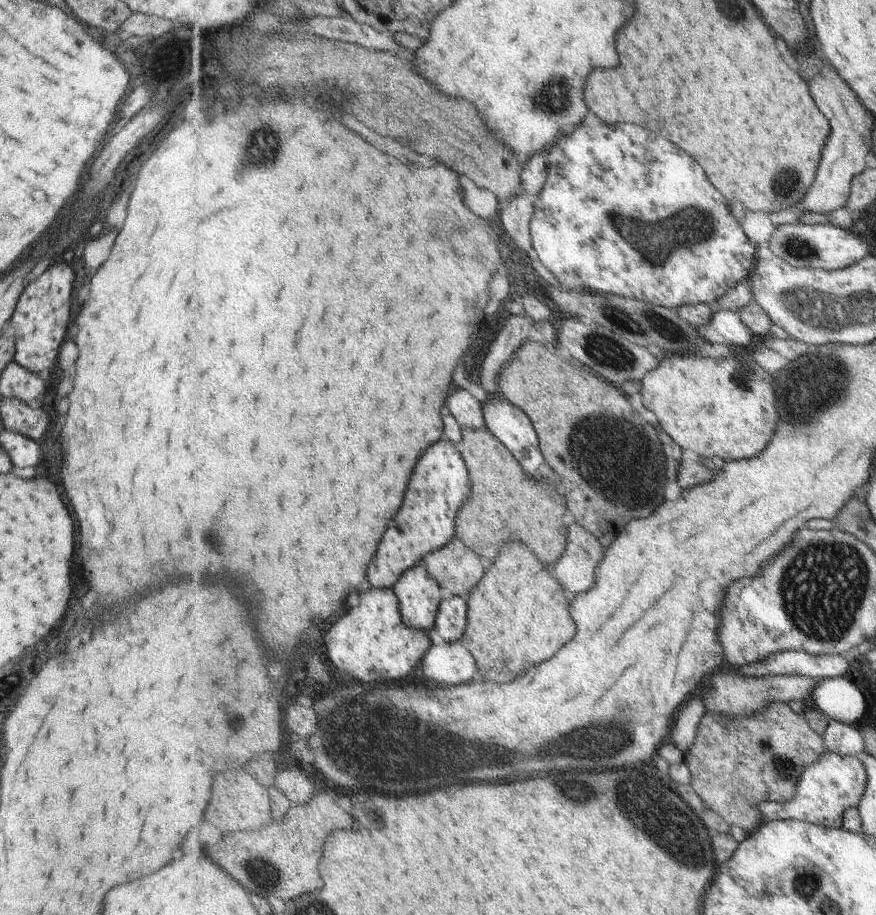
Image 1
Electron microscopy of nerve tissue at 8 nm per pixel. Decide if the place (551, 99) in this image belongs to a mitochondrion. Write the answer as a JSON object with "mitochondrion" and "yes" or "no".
{"mitochondrion":"yes"}

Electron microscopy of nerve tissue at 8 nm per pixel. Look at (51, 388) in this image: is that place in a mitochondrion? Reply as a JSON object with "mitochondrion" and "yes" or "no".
{"mitochondrion":"no"}

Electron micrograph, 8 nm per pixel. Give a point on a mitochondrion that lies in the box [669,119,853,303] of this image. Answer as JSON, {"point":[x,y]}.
{"point":[797,247]}

